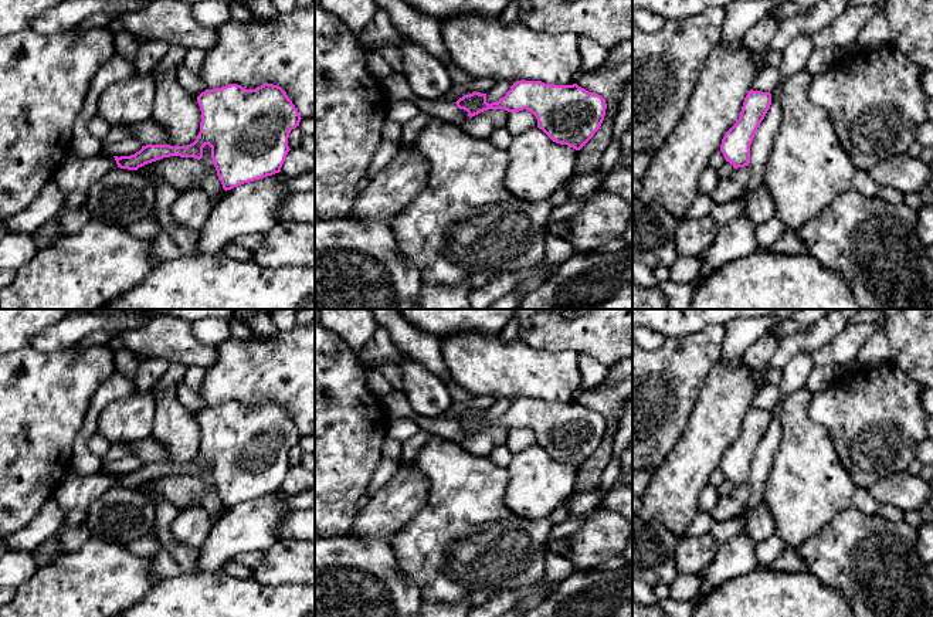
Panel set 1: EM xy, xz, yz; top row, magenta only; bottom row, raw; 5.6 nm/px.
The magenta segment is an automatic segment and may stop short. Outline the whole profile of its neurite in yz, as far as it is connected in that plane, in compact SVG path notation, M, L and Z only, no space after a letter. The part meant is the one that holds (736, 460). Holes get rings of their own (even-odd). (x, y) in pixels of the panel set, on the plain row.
M750 407L737 440L725 451L720 462L726 479L734 487L749 484L750 462L771 423L771 411Z

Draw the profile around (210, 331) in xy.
M204 318L191 323L194 336L204 345L217 346L230 336L228 322L223 318Z

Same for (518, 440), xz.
M523 427L519 430L509 430L508 441L505 445L509 448L512 454L515 454L536 444L537 444L537 435L532 430Z

